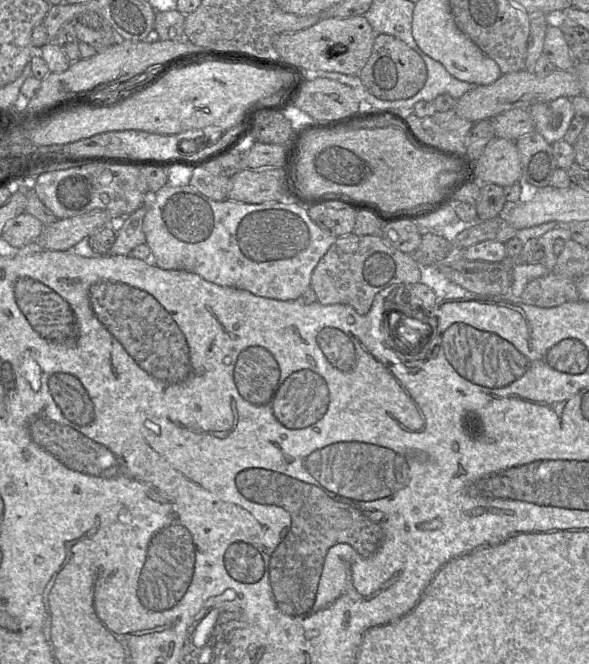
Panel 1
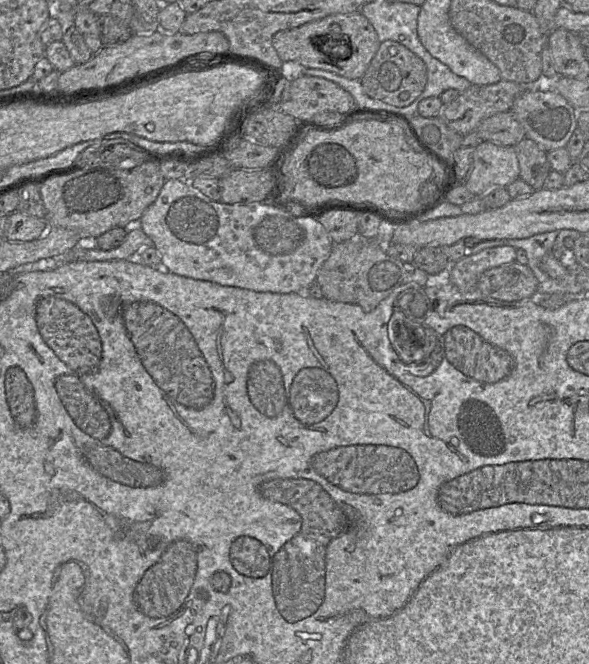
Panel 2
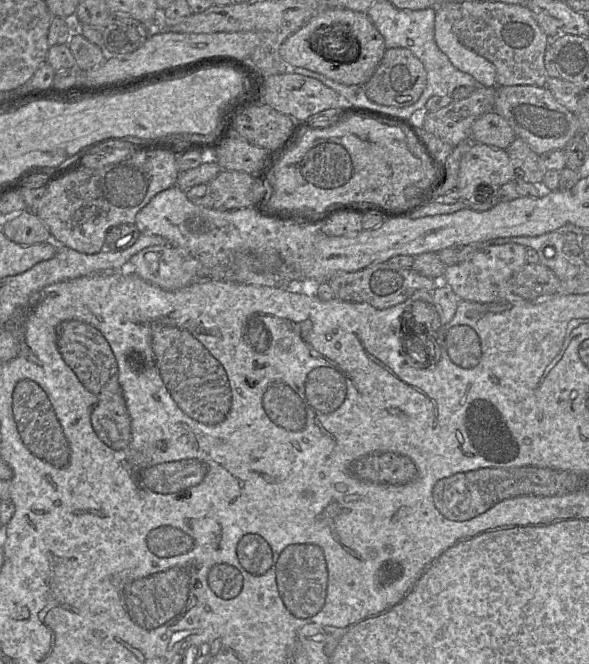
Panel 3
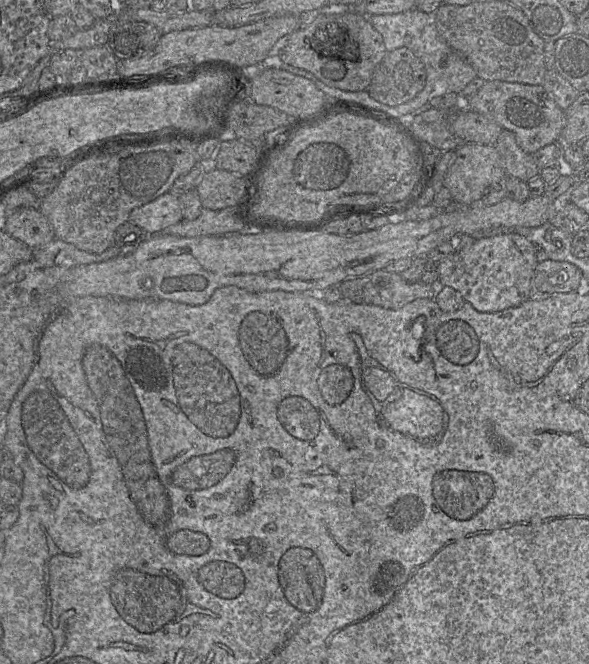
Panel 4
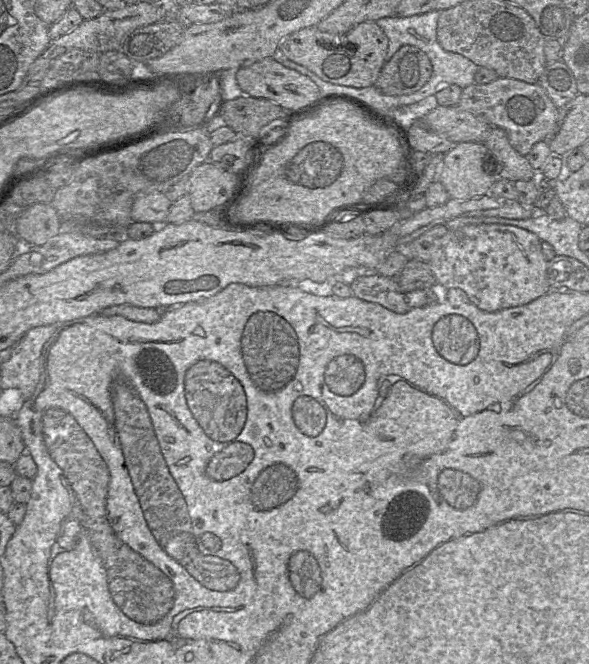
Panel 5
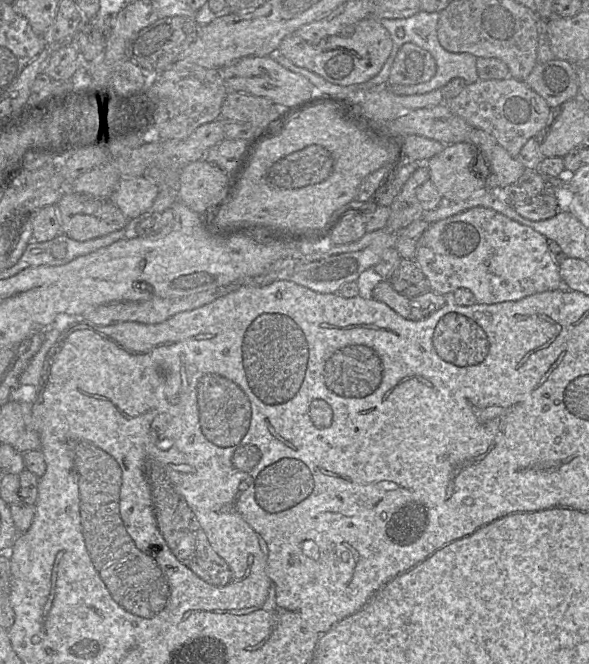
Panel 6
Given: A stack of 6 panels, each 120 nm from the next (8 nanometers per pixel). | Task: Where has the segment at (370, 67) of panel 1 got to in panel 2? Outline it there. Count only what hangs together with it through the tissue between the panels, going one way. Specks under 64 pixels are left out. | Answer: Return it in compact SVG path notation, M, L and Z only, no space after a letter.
M386 40L381 42L360 82L363 91L370 98L396 107L406 107L424 91L427 84L427 68L423 60L404 45Z

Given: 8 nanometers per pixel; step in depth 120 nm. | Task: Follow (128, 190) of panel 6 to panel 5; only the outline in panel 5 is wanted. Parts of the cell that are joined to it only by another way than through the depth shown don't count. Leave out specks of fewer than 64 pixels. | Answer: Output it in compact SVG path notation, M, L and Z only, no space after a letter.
M151 193L136 197L131 208L131 219L135 222L147 222L156 226L166 223L172 202L164 193Z

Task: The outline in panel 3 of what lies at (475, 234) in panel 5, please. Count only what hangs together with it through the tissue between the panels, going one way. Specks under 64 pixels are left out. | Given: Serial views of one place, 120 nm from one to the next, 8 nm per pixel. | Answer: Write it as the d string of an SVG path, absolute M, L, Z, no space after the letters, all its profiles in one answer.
M516 243L490 245L478 249L463 261L446 266L443 280L463 300L490 303L509 297L509 280L526 262L526 247Z

